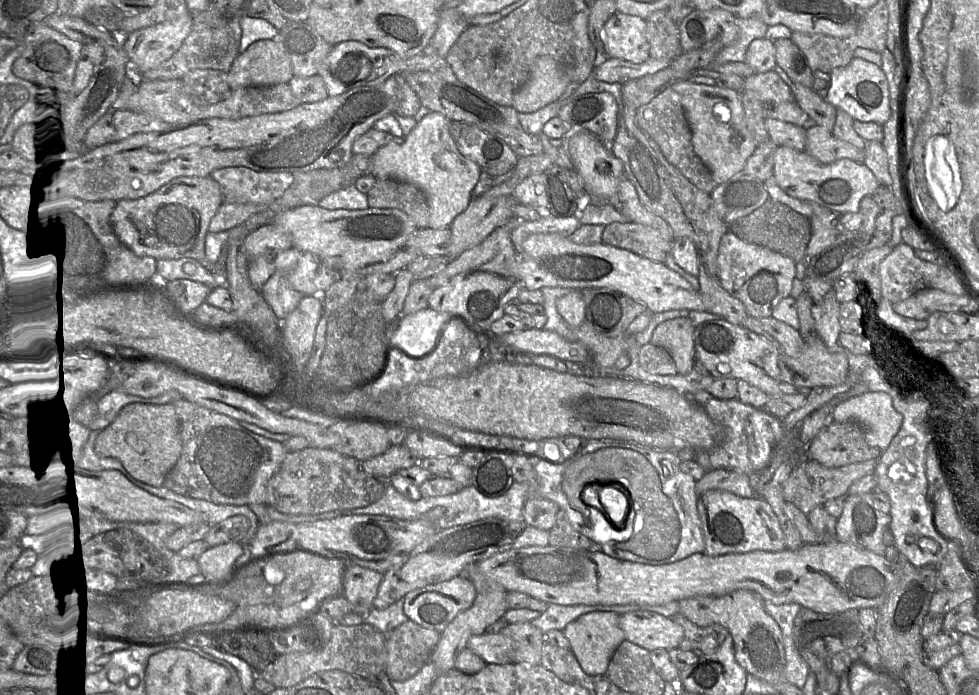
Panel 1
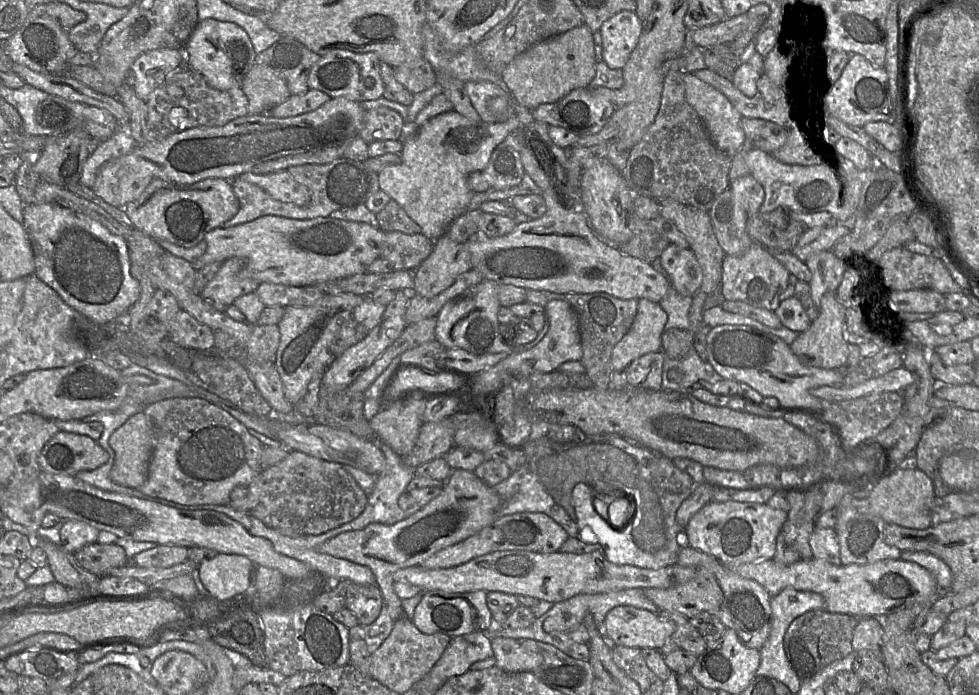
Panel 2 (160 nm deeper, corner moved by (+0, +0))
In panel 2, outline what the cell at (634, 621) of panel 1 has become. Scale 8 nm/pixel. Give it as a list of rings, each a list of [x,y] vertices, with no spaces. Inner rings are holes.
[[[622,605],[610,610],[603,630],[612,646],[660,649],[673,634],[675,625],[658,613]]]

